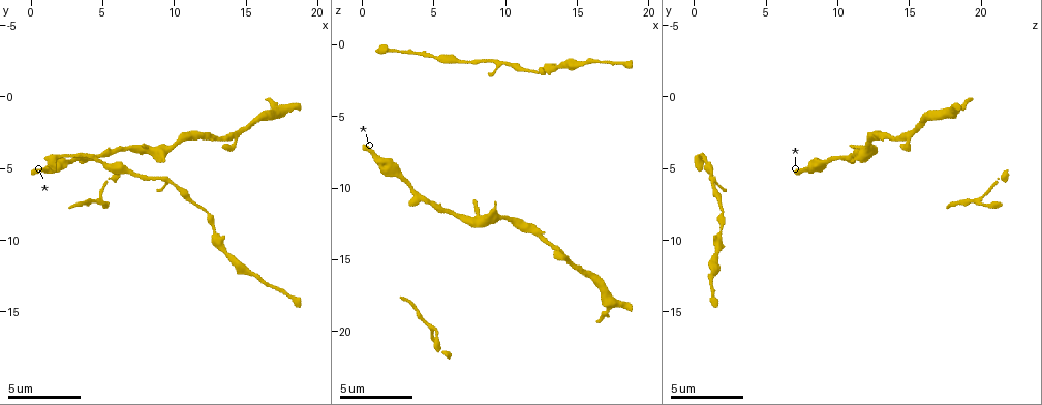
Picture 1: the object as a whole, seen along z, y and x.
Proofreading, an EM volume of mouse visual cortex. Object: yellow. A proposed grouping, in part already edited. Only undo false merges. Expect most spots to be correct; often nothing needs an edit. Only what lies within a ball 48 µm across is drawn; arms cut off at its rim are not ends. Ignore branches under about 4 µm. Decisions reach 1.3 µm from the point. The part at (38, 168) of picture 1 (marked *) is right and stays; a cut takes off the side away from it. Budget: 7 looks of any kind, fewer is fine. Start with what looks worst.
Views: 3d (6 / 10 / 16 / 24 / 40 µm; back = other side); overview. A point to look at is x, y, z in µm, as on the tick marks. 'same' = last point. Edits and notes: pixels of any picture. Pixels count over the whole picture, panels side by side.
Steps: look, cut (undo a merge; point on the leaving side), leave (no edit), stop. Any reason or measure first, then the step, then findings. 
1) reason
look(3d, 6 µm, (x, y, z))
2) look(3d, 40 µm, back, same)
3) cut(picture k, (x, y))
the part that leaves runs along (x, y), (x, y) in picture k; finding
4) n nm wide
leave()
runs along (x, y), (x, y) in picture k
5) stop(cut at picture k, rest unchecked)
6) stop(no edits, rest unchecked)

calibre changes
look(3d, 16 µm, (15.6, 1.8, 16.0))

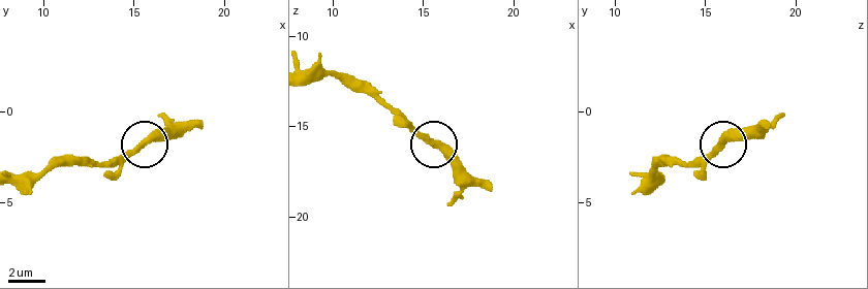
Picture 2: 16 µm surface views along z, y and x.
360 nm wide
leave()
runs along (20, 173), (42, 173), (61, 165), (117, 165), (185, 125) in picture 2; one neuron here

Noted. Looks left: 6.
thin neck
look(3d, 16 µm, (10.2, 6.2, 1.4))

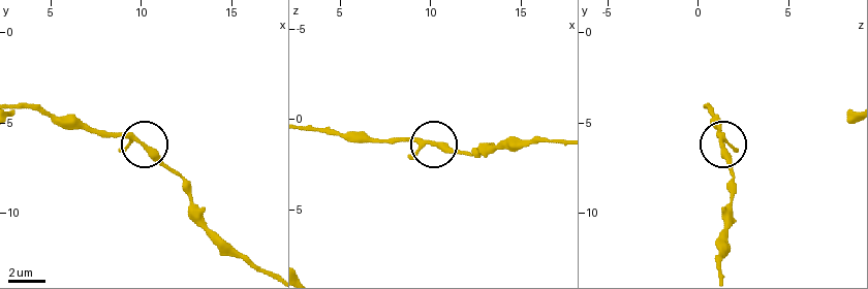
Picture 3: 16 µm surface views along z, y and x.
leave()
continuous, no second neuron

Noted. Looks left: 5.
thick turns thin
look(3d, 6 µm, (16.0, 12.6, 1.0))

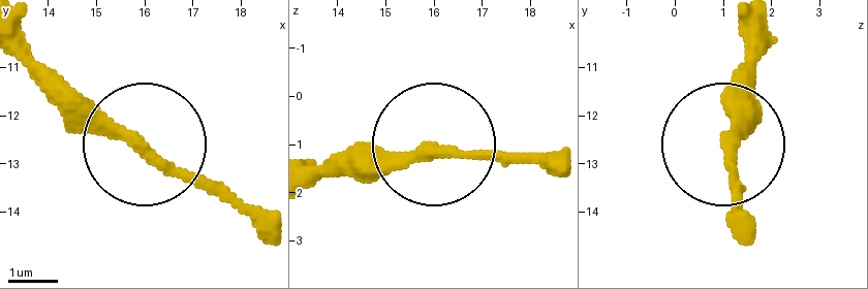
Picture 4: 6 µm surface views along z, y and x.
leave()
runs along (316, 184), (391, 172), (428, 143), (547, 152) in picture 4; one neuron here

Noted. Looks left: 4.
narrows sharply
look(3d, 10 µm, (10.0, 3.4, 12.0))

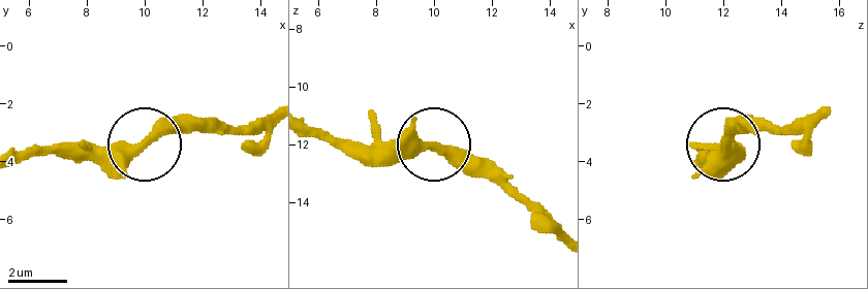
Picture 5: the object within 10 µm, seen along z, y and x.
leave()
runs along (18, 156), (55, 146), (136, 146), (208, 119) in picture 5; one neuron here

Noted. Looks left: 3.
stop(no edits, rest unchecked)

